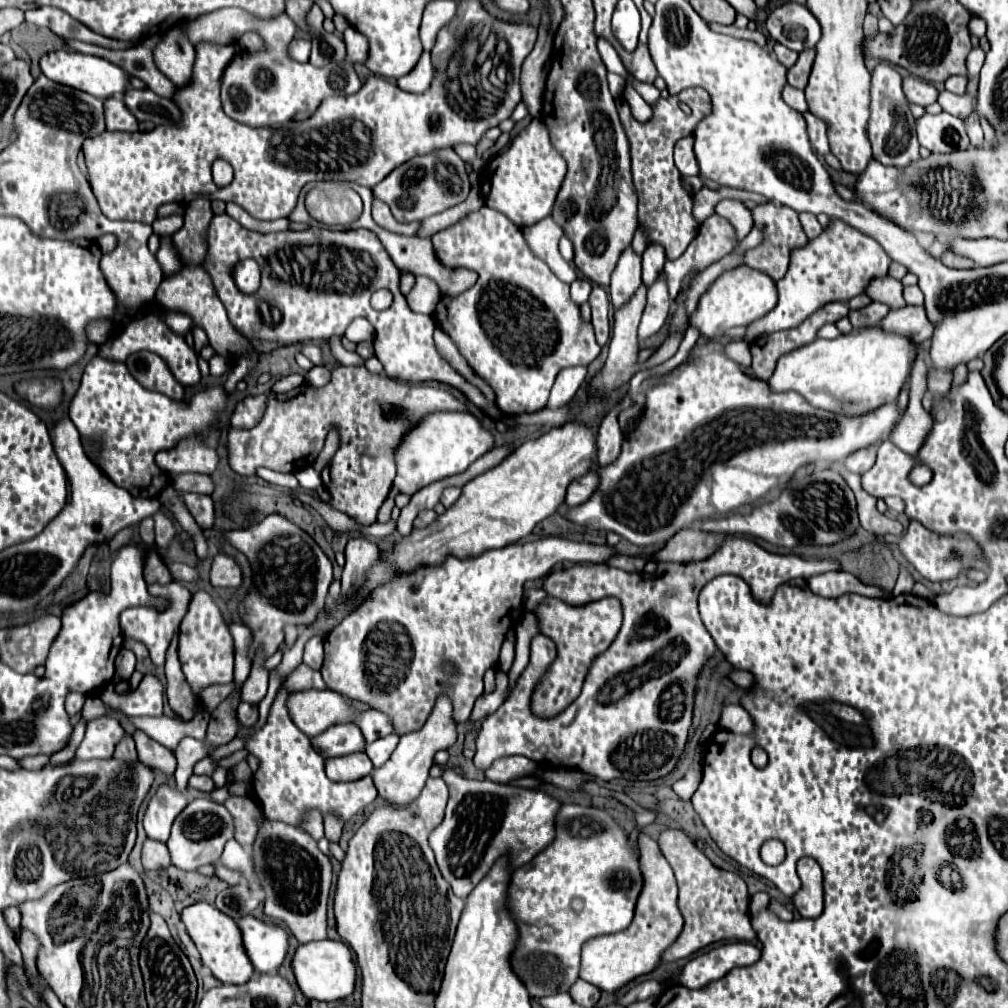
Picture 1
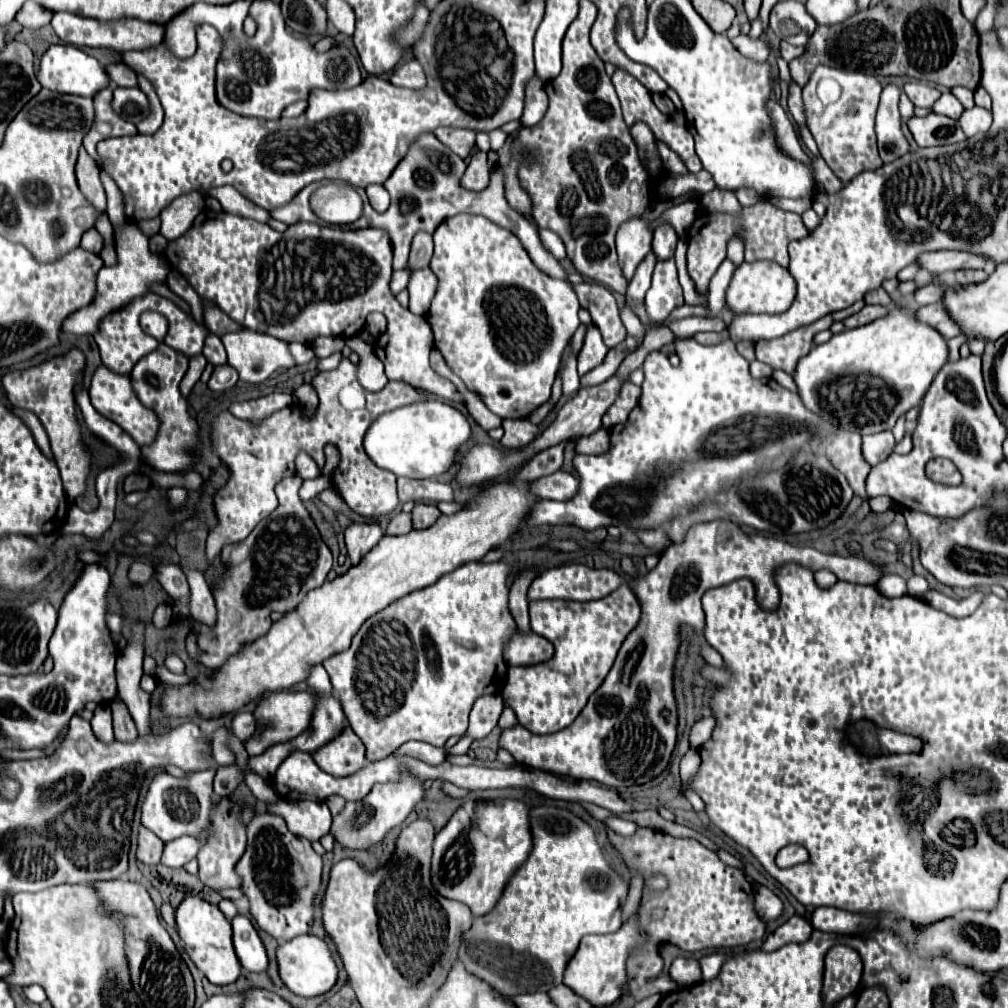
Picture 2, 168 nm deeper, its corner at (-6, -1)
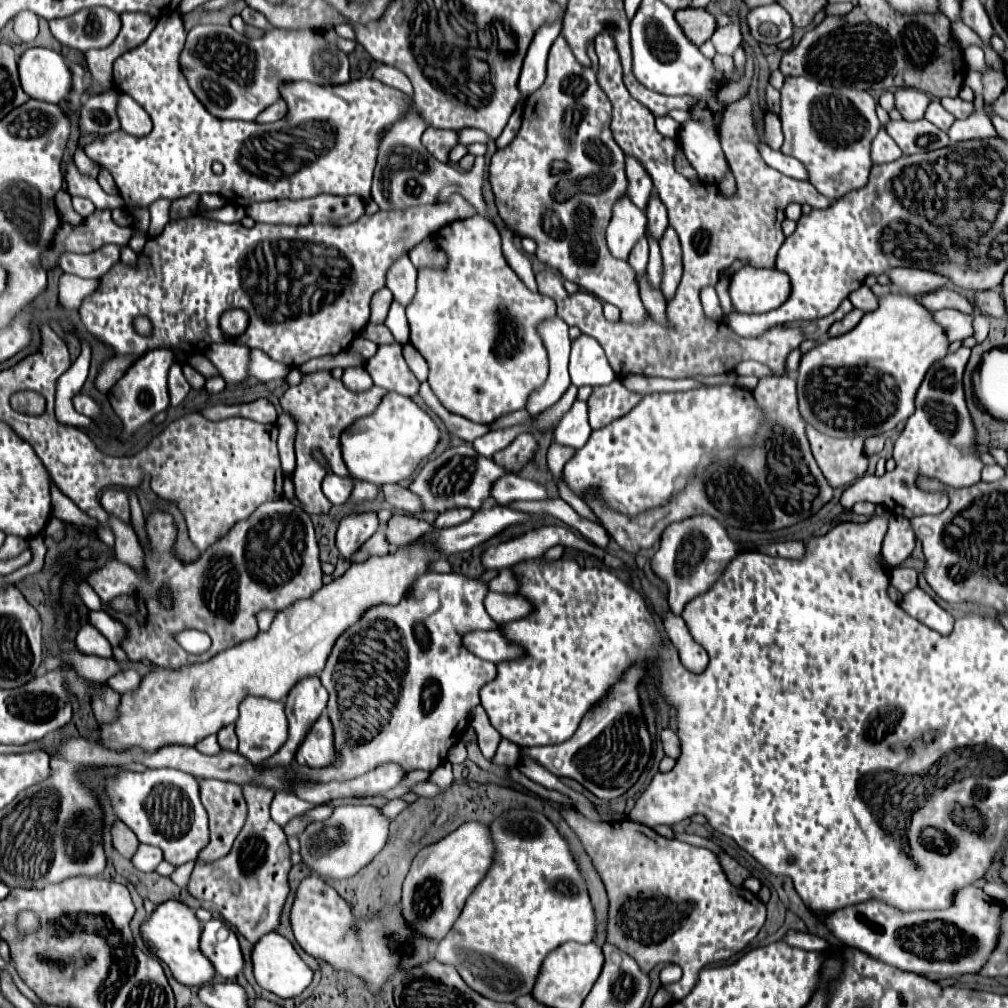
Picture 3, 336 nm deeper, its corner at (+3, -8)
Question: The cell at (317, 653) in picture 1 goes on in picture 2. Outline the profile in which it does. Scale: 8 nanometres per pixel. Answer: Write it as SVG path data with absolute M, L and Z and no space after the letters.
M316 665L316 667L312 669L312 673L310 673L310 677L308 677L308 687L310 687L310 689L316 689L316 691L320 691L320 693L334 693L334 691L330 689L328 673L326 673L326 669L324 669L322 665Z

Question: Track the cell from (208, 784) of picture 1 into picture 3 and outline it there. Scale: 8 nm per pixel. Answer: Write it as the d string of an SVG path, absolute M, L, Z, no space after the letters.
M317 676L303 678L287 696L287 720L289 720L289 740L283 748L265 760L261 768L289 766L301 742L307 738L311 726L319 720L327 706L327 690Z

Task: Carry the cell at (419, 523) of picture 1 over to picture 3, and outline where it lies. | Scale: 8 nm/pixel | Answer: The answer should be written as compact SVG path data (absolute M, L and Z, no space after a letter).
M393 514L393 518L387 522L387 540L391 546L399 548L419 542L431 530L433 526L425 520L419 520L409 514Z

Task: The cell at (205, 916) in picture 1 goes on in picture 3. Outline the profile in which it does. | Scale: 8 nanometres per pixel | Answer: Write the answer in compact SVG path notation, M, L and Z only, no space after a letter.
M169 900L169 902L159 904L155 908L155 912L151 914L151 918L141 926L141 932L143 932L145 942L149 944L149 950L171 968L173 976L181 984L185 984L185 986L205 986L205 984L213 982L215 968L213 968L211 960L199 948L203 924L187 904L177 902L177 900Z

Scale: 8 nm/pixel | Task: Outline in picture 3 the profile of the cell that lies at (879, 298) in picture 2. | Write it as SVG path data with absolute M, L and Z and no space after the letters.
M863 284L859 290L851 292L849 300L851 300L851 304L853 304L855 308L859 308L859 310L863 310L863 312L873 312L873 310L877 310L877 306L879 306L879 298L877 298L877 296L871 292L871 288L867 288L865 284Z

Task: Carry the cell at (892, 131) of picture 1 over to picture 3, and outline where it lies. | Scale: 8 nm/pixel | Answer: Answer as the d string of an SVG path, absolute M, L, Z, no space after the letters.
M881 128L875 136L875 140L871 142L871 160L873 164L885 164L885 162L893 162L897 158L901 158L901 150L895 144L895 140L885 132L885 128Z

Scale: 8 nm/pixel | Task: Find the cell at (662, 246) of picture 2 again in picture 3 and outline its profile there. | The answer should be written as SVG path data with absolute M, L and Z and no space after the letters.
M653 194L649 198L649 206L647 206L647 230L651 234L651 238L661 240L663 232L667 230L667 210L663 208L661 200Z

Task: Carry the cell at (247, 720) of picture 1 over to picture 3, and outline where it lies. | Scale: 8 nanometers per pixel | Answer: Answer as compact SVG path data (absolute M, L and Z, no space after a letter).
M225 726L223 730L219 730L217 734L219 744L223 750L237 750L237 734L235 734L235 726Z

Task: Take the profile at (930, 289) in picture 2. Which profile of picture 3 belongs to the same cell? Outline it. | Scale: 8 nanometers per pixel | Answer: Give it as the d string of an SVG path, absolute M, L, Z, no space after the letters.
M941 288L941 290L935 290L935 292L929 292L925 296L919 298L921 304L935 312L935 310L943 310L943 308L955 308L959 312L973 312L973 304L967 300L967 296L963 296L961 292L955 292L955 290L949 290L949 288Z

